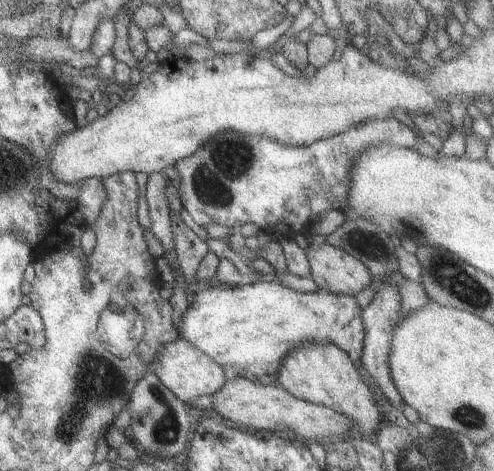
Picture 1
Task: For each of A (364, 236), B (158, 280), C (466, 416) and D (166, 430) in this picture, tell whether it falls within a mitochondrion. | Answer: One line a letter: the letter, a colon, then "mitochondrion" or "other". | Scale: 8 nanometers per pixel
A: mitochondrion
B: other
C: mitochondrion
D: mitochondrion

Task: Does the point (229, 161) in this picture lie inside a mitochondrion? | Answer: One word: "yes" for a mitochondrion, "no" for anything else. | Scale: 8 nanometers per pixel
yes

